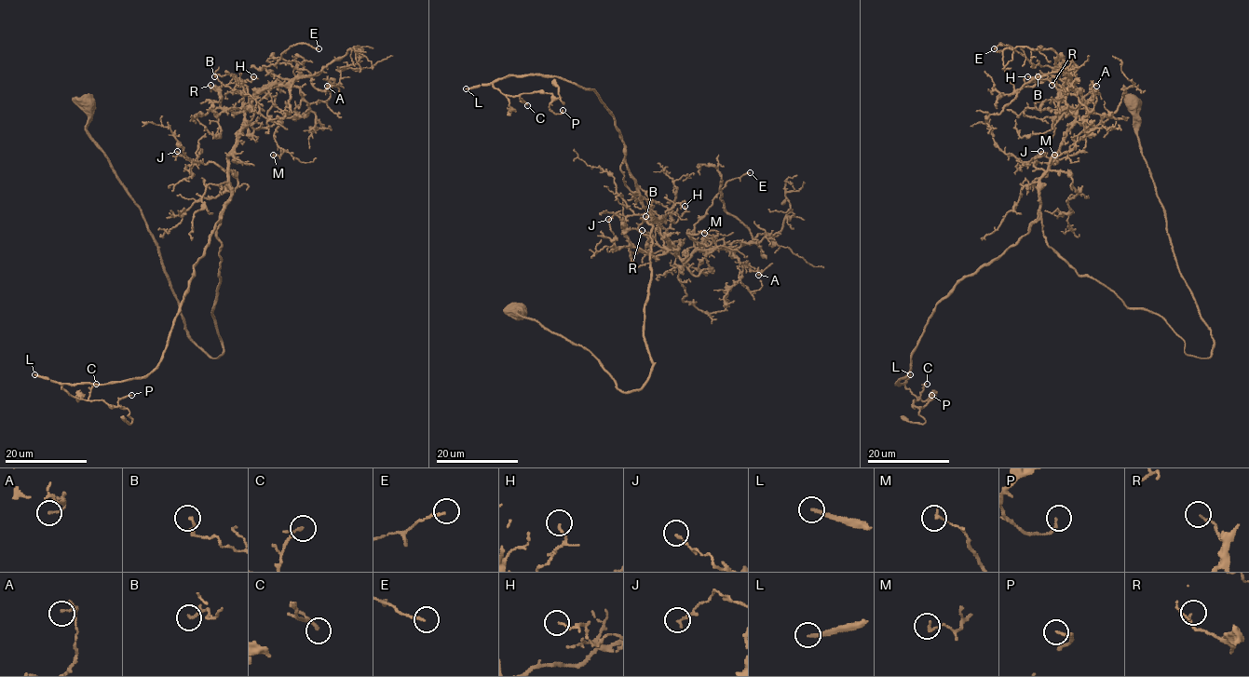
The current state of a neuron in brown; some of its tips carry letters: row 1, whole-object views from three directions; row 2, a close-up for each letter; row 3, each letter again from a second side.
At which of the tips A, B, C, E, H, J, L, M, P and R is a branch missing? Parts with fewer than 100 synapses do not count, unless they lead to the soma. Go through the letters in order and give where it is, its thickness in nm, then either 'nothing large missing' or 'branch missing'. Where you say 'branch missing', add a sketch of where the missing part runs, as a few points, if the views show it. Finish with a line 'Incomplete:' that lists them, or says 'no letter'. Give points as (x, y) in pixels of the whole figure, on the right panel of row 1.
A: place (1096, 86); calibre 130 nm; nothing large missing
B: place (1038, 76); calibre 110 nm; nothing large missing
C: place (927, 384); calibre 130 nm; nothing large missing
E: place (994, 48); calibre 150 nm; nothing large missing
H: place (1027, 76); calibre 140 nm; nothing large missing
J: place (1040, 151); calibre 160 nm; nothing large missing
L: place (910, 374); calibre 220 nm; branch missing; course (910, 374), (927, 372), (906, 418), (921, 440), (910, 423), (896, 455)
M: place (1054, 155); calibre 160 nm; nothing large missing
P: place (931, 395); calibre 150 nm; nothing large missing
R: place (1052, 85); calibre 140 nm; nothing large missing
Incomplete: L

